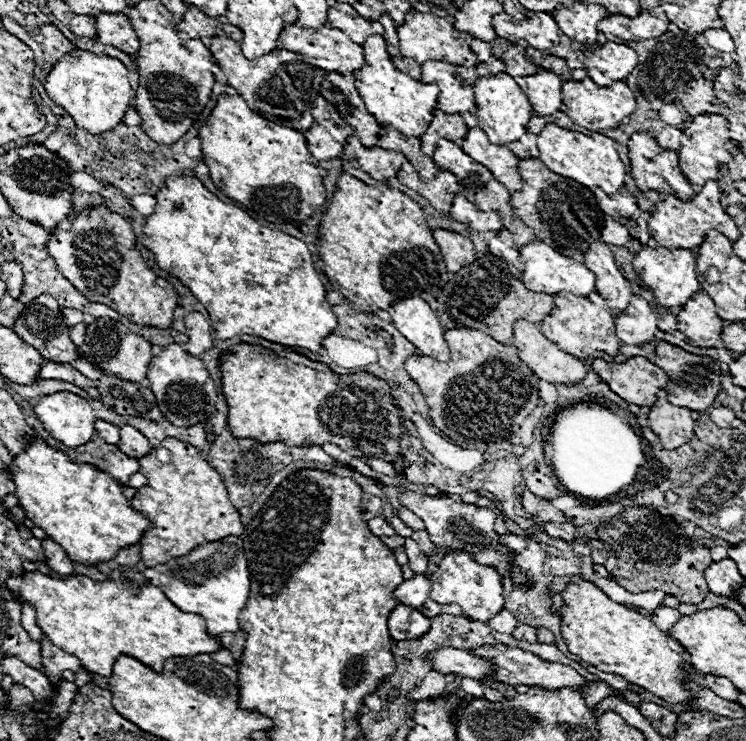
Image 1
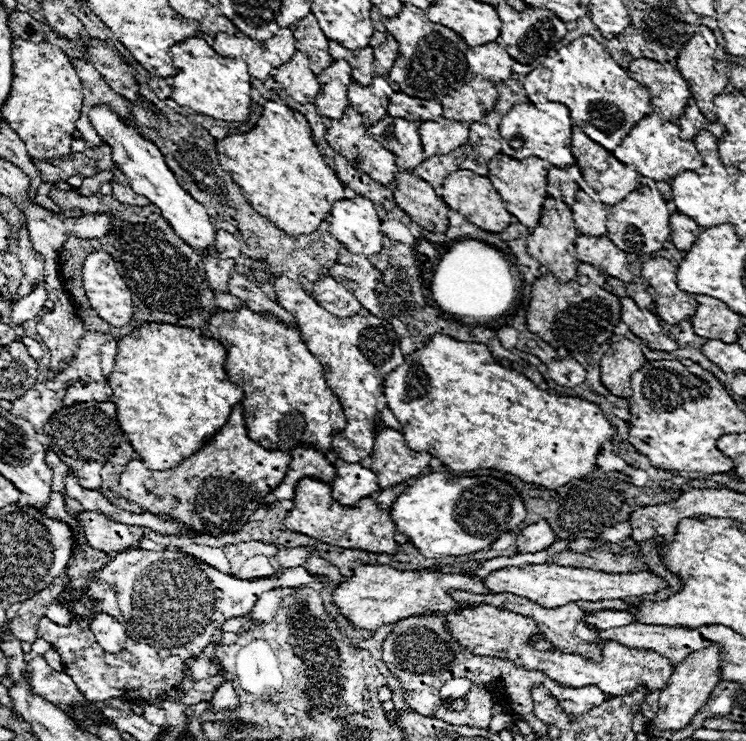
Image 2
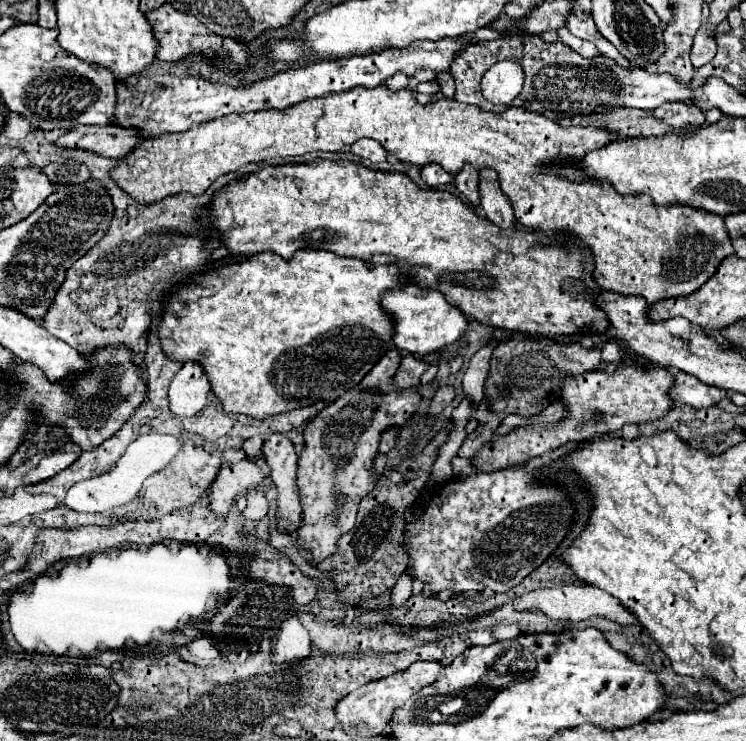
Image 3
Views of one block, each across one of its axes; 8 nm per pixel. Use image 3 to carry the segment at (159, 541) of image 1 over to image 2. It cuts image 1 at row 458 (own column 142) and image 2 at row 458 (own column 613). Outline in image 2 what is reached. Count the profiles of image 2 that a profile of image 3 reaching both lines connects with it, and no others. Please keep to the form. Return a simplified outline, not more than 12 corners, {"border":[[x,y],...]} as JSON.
{"border":[[238,404],[186,462],[126,464],[118,494],[200,534],[236,532],[290,466]]}

